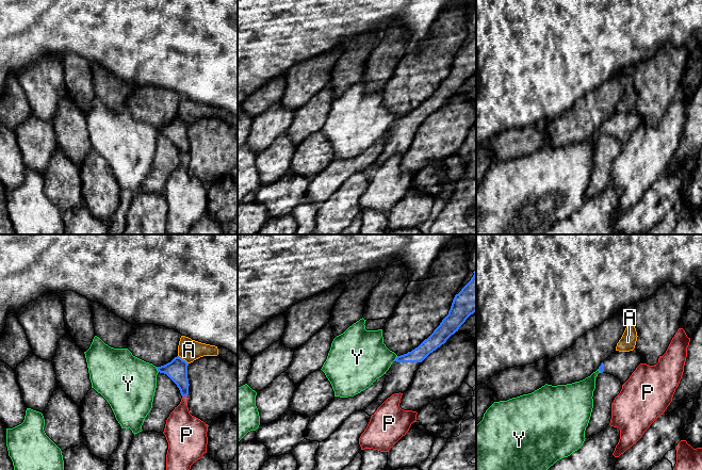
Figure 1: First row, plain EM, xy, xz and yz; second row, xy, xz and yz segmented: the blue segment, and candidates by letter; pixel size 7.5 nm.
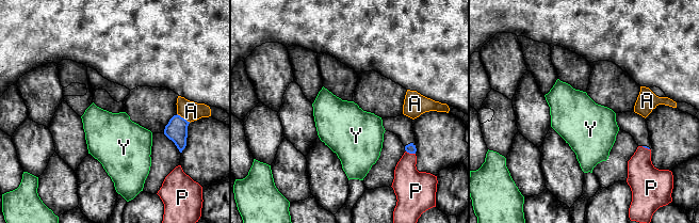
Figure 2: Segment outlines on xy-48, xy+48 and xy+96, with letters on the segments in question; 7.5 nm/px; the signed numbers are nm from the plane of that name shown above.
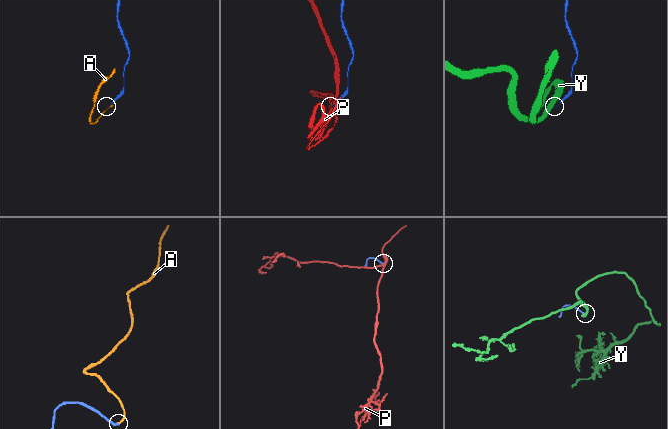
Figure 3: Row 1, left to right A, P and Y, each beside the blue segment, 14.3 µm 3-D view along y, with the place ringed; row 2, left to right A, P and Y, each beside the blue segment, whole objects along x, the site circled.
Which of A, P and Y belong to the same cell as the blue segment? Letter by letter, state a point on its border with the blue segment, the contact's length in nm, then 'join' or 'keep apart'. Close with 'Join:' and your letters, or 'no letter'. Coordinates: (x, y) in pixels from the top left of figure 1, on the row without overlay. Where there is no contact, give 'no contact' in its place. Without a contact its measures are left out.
A: xy (182, 120) | 100 nm | keep apart
P: xy (184, 157) | 40 nm | keep apart
Y: xy (157, 129) | 50 nm | keep apart
Join: no letter

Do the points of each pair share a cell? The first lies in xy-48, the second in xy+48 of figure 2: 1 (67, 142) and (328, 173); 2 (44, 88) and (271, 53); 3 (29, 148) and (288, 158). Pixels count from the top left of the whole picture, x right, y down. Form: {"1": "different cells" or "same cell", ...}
{"1": "different cells", "2": "same cell", "3": "different cells"}

